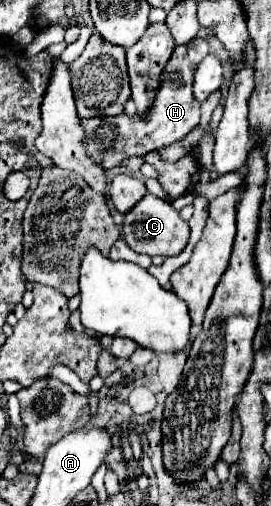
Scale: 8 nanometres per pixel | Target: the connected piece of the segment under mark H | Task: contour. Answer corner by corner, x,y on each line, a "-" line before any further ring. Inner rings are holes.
192,39
186,45
176,45
164,73
158,97
154,101
154,107
146,115
136,115
134,119
126,115
118,117
92,117
82,119
80,125
86,133
84,147
86,155
92,161
100,161
104,169
112,169
120,165
128,157
140,157
148,151
162,149
166,145
172,145
186,137
198,123
200,123
200,103
192,95
192,83
194,83
194,71
198,63
210,53
210,45
206,39

